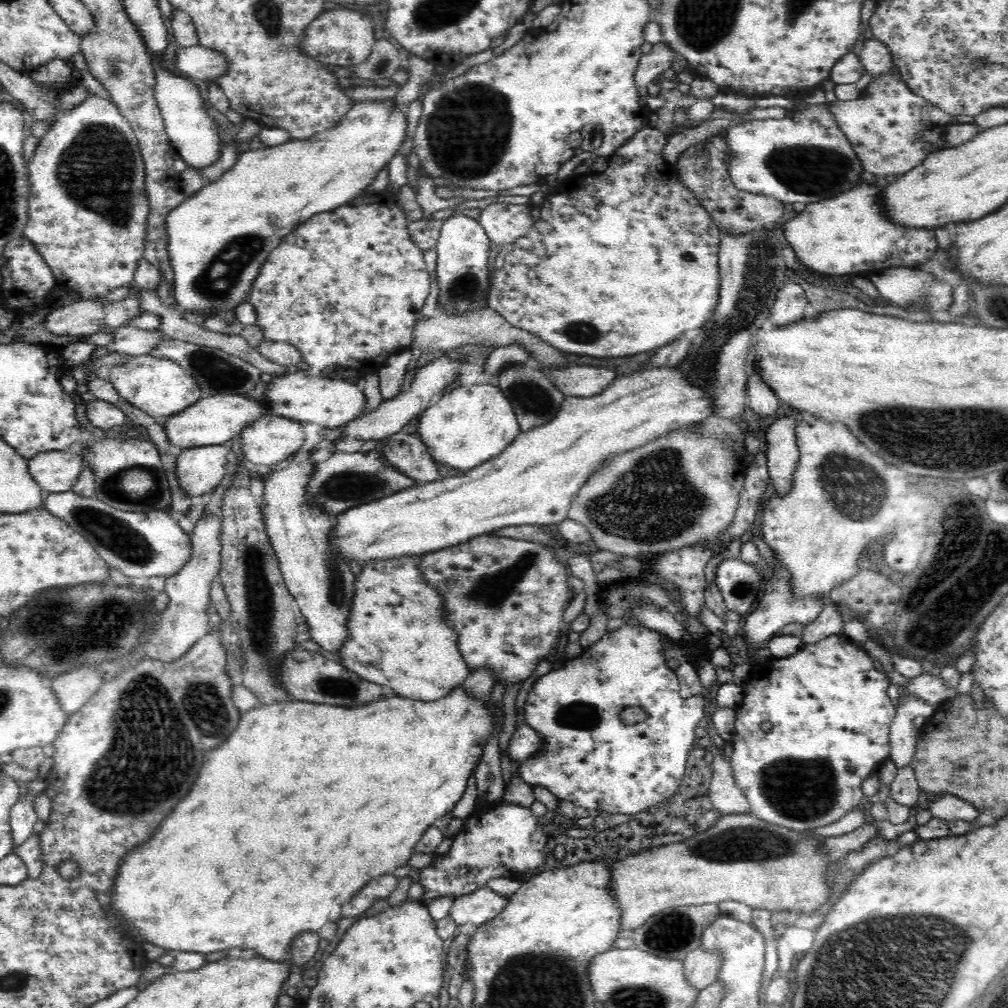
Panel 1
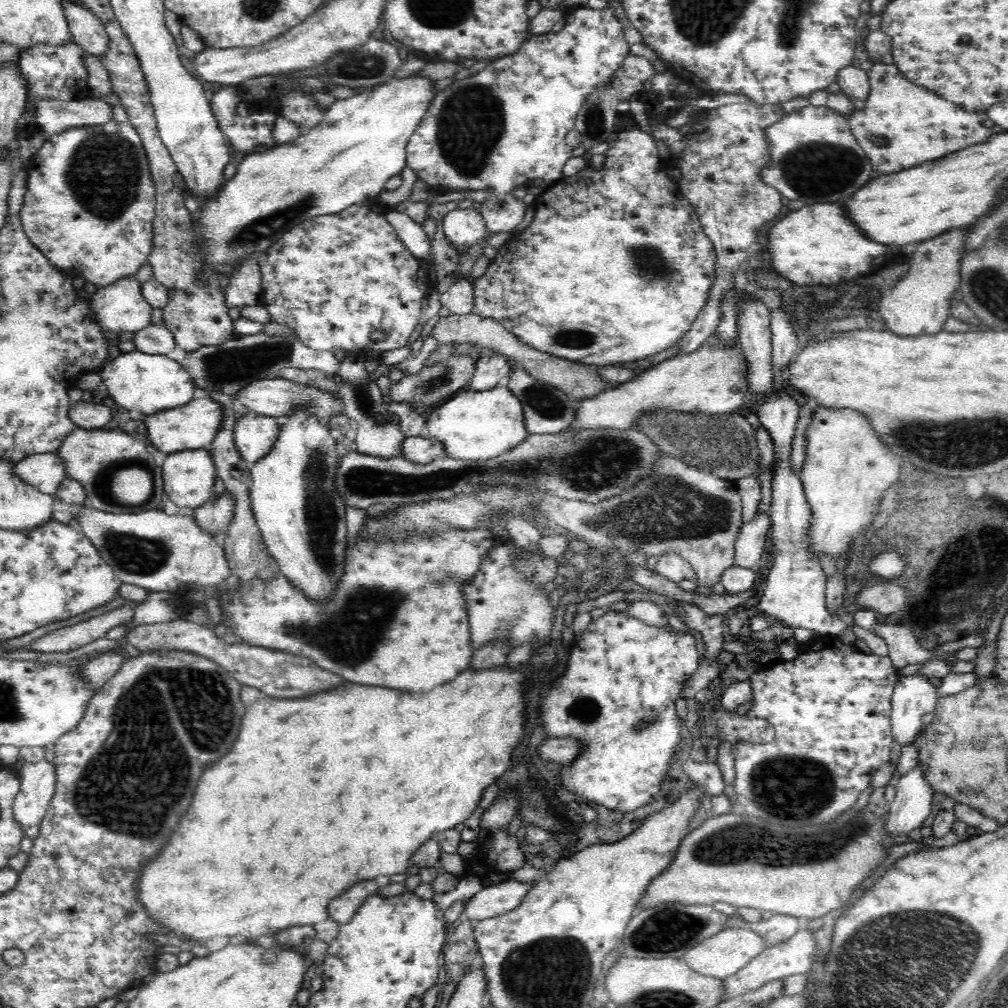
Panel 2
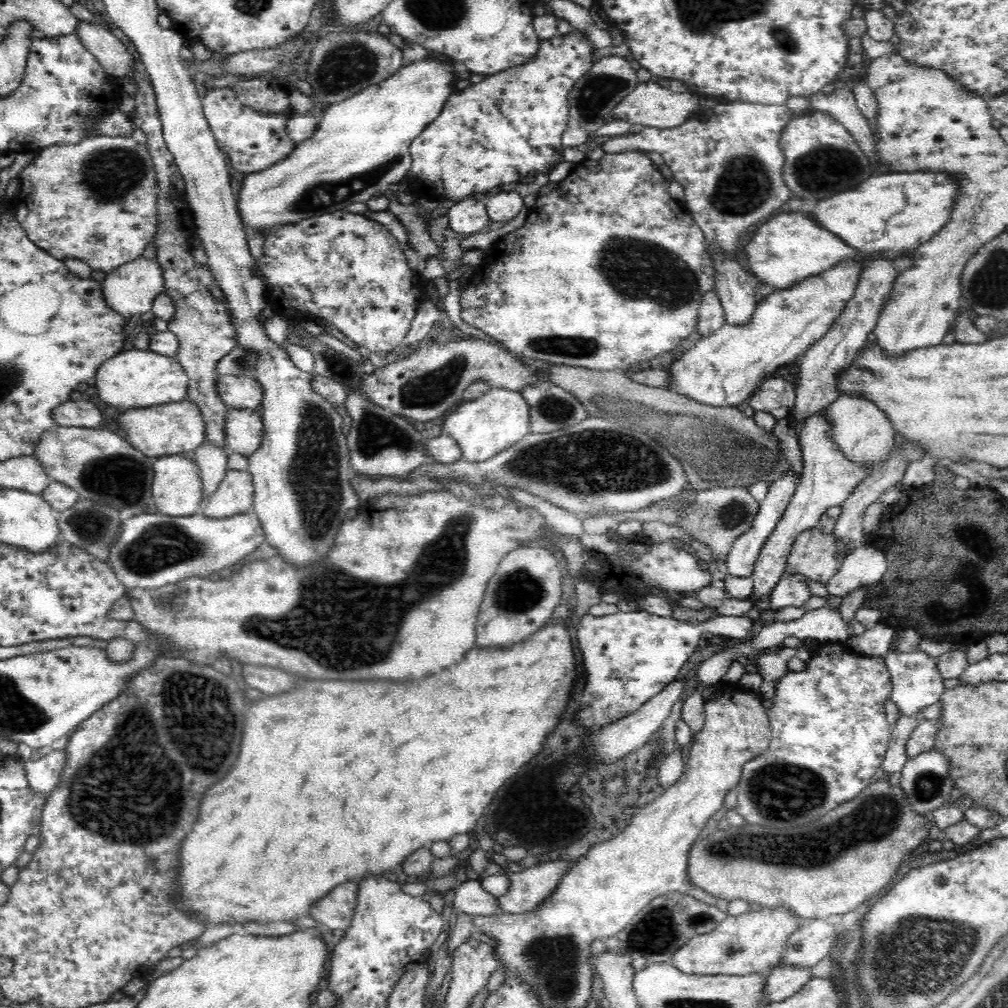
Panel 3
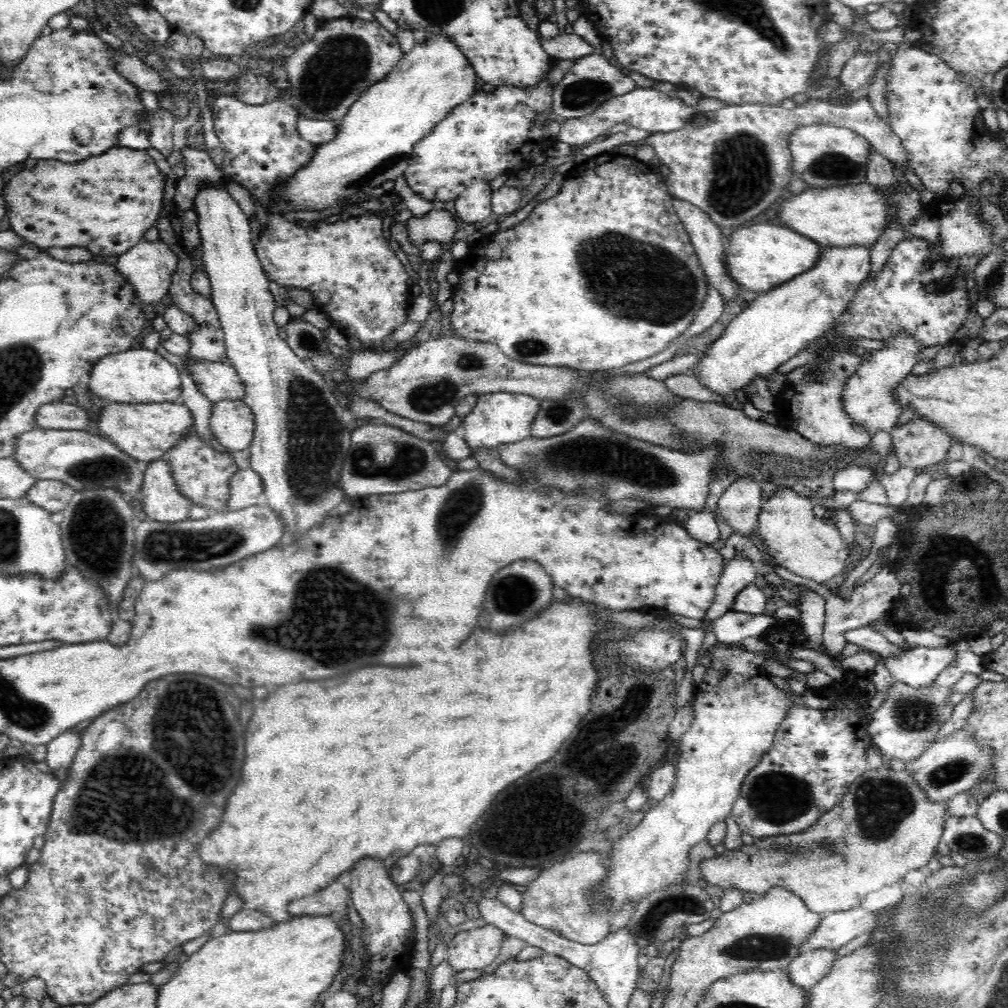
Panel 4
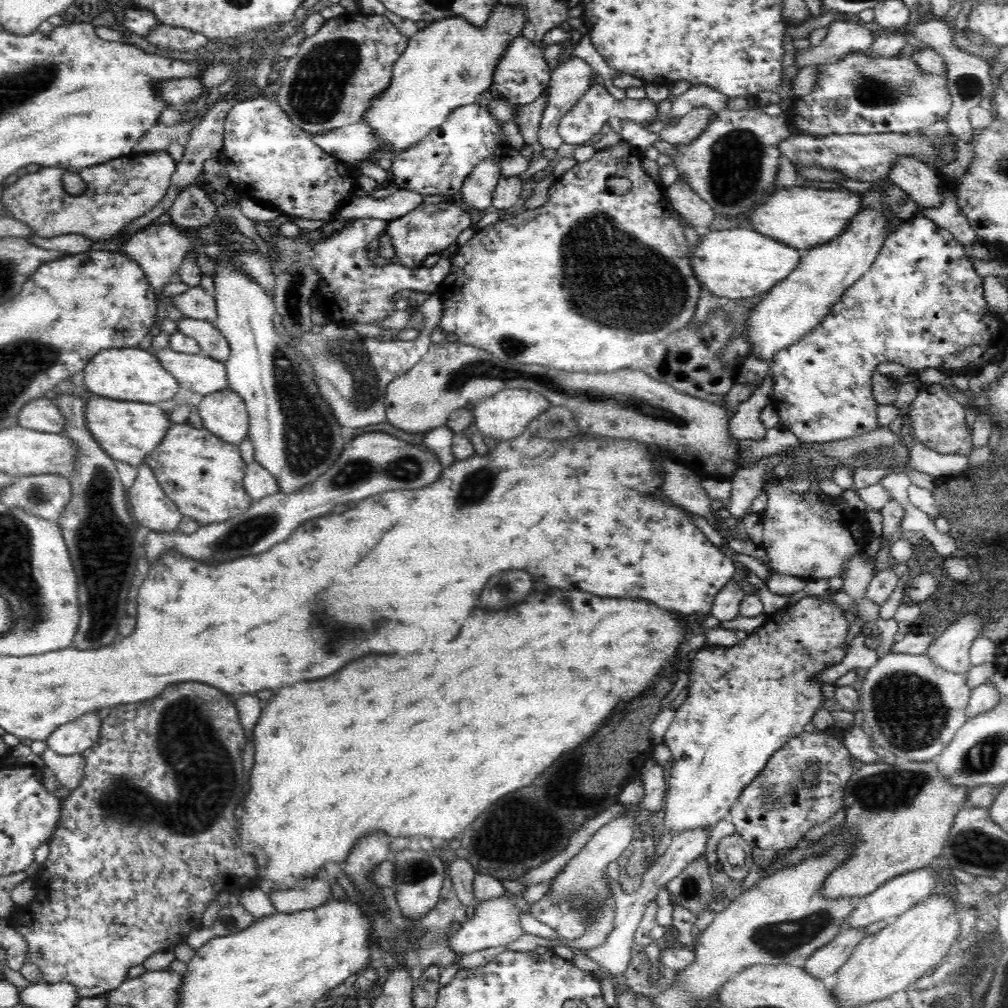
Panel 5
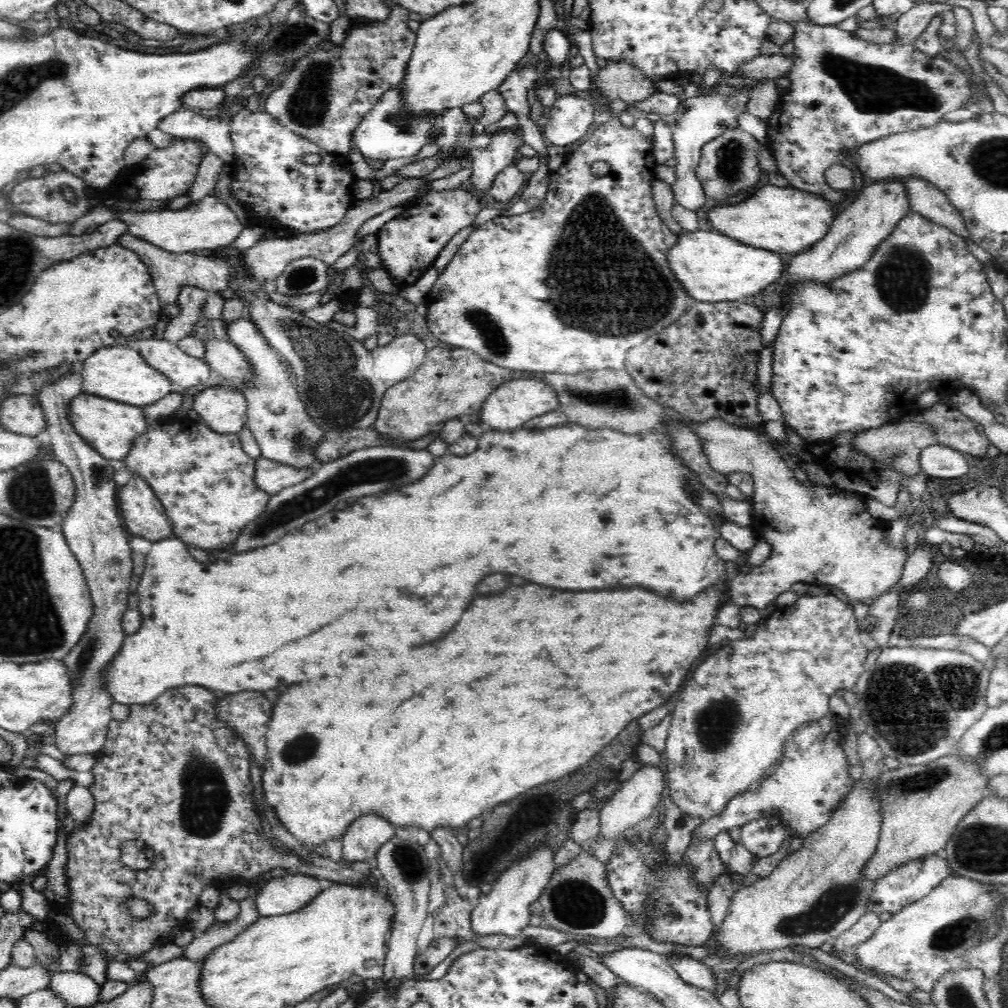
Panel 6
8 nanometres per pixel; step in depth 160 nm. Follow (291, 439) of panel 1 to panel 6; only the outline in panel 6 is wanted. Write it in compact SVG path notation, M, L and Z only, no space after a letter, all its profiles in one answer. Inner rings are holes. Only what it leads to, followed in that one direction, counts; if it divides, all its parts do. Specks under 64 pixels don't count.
M211 386L194 396L193 409L220 434L240 432L247 422L247 400L234 386Z

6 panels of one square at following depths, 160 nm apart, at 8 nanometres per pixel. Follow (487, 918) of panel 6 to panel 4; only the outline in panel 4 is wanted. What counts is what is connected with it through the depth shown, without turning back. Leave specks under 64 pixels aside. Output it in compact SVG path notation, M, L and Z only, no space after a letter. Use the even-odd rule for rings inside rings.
M493 925L460 931L447 940L446 960L455 973L490 966L499 956L504 937L506 934Z

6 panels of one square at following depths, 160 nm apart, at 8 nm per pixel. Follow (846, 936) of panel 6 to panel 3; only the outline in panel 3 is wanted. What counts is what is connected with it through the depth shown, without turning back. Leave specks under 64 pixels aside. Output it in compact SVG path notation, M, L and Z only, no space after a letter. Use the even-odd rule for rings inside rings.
M778 966L767 976L763 990L765 1004L782 1002L796 994L810 979L811 968Z

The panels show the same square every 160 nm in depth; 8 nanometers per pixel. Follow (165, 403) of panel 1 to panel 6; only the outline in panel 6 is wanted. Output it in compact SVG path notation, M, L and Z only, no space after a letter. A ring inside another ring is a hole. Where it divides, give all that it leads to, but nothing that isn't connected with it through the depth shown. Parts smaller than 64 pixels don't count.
M133 345L102 347L83 362L83 390L105 399L144 407L173 392L173 383L165 374L150 366Z

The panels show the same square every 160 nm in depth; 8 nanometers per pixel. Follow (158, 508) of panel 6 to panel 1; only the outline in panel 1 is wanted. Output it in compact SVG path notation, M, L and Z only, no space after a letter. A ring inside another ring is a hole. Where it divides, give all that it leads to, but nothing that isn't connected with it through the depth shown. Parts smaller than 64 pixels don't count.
M227 444L178 451L176 474L188 497L197 501L220 484L227 473L228 454L230 454L230 448Z

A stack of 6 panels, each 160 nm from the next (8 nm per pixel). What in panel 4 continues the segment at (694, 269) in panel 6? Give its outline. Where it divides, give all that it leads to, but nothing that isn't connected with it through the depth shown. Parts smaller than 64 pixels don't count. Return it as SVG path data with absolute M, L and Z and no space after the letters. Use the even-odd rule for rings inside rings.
M756 224L749 228L734 229L729 238L729 246L724 249L726 269L732 275L732 279L738 286L760 294L814 268L822 252L820 243L800 235L800 232L795 232L783 224Z

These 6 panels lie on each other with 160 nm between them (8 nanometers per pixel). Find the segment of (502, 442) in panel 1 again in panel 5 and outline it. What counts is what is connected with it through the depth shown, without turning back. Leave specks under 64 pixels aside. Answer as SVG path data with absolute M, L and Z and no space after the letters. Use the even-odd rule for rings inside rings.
M506 388L479 400L472 411L474 424L478 427L477 432L480 436L504 441L521 436L530 421L550 407L551 402L541 394L520 388Z

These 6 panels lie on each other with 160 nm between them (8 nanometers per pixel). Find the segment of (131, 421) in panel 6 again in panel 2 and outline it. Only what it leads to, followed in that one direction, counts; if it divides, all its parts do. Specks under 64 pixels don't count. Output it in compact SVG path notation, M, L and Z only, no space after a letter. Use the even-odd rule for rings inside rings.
M206 396L192 399L184 406L148 414L142 417L142 421L146 425L146 433L148 433L151 446L158 451L172 454L187 449L204 449L212 445L220 430L220 424L224 422L224 411L220 403Z

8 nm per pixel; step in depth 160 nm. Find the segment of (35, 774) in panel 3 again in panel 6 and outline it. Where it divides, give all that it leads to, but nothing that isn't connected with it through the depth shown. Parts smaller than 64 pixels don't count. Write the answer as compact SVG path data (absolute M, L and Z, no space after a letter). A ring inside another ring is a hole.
M73 370L36 394L46 415L44 436L52 447L53 456L68 468L75 484L75 503L59 529L80 563L93 610L82 640L63 660L73 680L73 708L55 722L53 737L49 740L66 755L97 753L106 742L108 727L113 720L110 709L114 704L114 699L105 691L106 670L110 662L116 660L116 654L120 654L120 647L126 640L121 622L129 609L129 584L134 568L130 547L132 536L120 518L117 502L120 486L114 483L118 464L105 459L92 445L87 444L68 419L72 398L82 392L83 378Z

